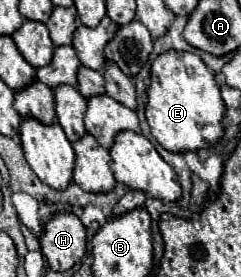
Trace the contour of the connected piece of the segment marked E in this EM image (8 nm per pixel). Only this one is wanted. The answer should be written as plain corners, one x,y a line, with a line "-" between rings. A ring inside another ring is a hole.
167,50
155,58
151,64
151,86
147,88
147,108
145,116
151,128
151,134
157,138
157,142
171,150
171,152
187,152
187,150
199,150
199,148
211,148
217,144
217,140
223,136
223,114
225,114
225,102
219,92
219,84
215,82
213,70
205,66
205,62
193,54
193,52
177,52

